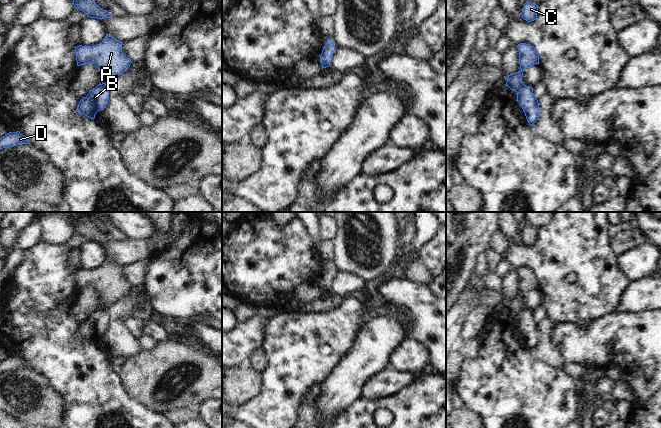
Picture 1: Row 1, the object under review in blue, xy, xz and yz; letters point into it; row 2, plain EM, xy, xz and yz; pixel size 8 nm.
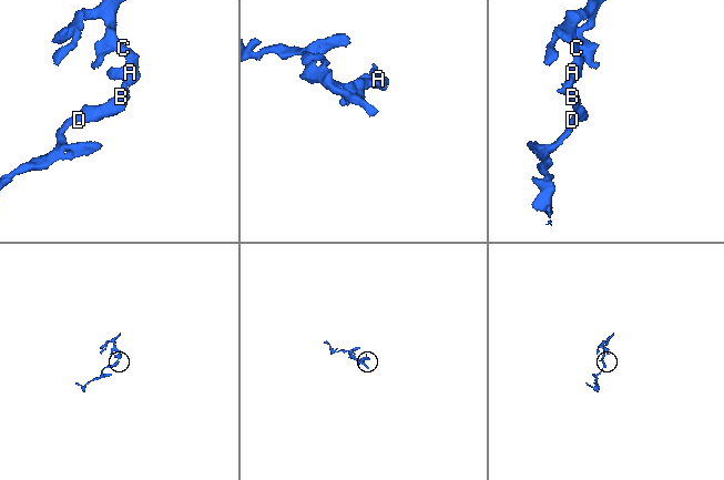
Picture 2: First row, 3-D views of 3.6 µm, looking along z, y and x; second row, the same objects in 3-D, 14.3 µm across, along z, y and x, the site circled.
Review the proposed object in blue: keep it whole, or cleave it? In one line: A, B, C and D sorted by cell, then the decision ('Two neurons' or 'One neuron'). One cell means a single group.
Groups: A C / B D. Two neurons

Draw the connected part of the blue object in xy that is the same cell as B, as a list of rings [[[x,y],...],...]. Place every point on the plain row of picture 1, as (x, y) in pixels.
[[[100,308],[89,315],[86,321],[80,324],[77,336],[91,343],[95,342],[98,335],[104,334],[109,324],[109,316]]]

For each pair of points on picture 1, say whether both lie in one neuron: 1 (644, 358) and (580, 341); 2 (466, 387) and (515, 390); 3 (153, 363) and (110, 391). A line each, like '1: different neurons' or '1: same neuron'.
1: same neuron
2: same neuron
3: different neurons

